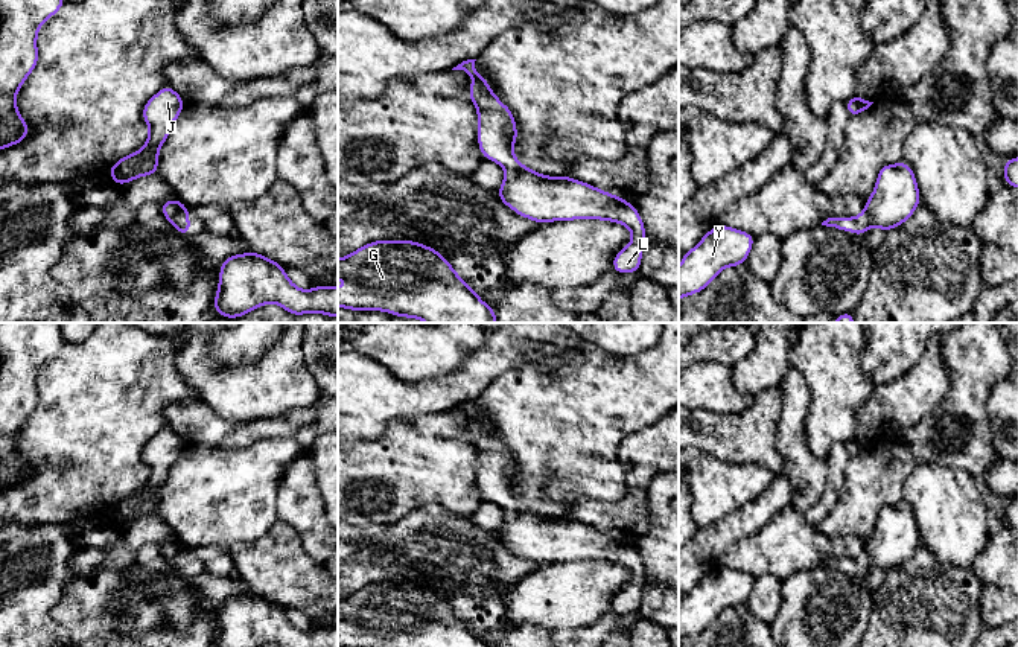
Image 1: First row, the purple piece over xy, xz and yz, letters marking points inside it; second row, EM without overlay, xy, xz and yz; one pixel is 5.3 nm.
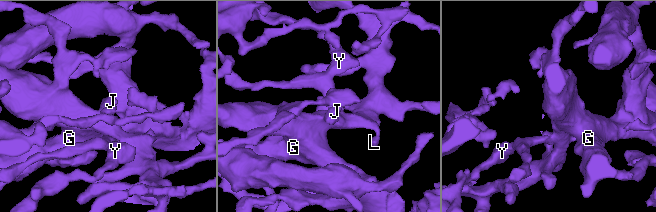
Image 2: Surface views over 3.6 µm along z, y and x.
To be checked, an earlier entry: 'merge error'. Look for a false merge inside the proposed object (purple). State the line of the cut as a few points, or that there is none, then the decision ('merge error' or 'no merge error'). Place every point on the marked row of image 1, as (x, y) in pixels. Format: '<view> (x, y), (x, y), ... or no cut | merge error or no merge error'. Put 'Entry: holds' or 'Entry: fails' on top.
Entry: fails
no cut | no merge error

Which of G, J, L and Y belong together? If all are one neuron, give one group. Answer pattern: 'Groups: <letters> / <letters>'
Groups: G J L Y

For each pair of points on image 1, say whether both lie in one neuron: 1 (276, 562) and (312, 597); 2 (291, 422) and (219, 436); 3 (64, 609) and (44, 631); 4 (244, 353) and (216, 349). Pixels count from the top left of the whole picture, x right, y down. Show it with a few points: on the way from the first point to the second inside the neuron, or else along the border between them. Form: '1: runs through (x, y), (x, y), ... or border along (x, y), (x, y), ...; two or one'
1: runs through (285, 571), (303, 588); one
2: runs through (273, 428), (238, 436); one
3: border along (66, 586), (50, 615), (67, 631); two
4: runs through (238, 349), (222, 349); one

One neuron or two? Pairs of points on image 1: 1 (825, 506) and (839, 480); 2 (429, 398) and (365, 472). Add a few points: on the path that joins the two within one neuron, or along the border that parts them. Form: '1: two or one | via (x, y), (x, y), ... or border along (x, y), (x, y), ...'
1: one | via (828, 500), (834, 486)
2: two | border along (446, 410), (416, 417), (397, 417), (390, 422)

